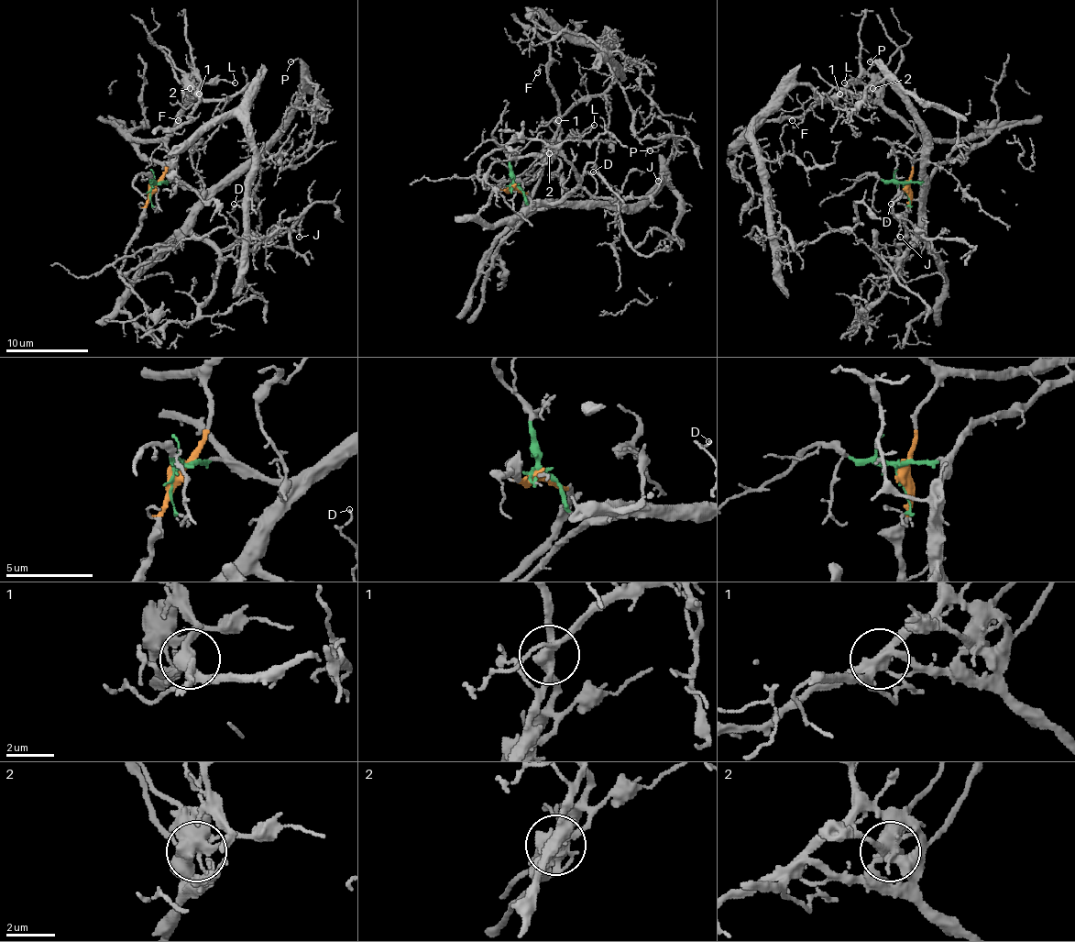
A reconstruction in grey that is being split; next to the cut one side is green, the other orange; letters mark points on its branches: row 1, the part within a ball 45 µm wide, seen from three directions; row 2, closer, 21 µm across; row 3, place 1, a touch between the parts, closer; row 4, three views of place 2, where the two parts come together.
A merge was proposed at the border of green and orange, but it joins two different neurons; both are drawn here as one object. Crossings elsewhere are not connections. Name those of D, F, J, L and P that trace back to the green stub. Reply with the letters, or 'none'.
D, J, P

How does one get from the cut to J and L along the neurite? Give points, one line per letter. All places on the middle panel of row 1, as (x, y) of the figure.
J: (513, 185), (530, 205), (554, 205), (561, 202), (550, 204), (581, 189), (606, 199), (647, 197), (657, 181)
L: (513, 185), (528, 195), (525, 204), (532, 195), (544, 158), (594, 126)

